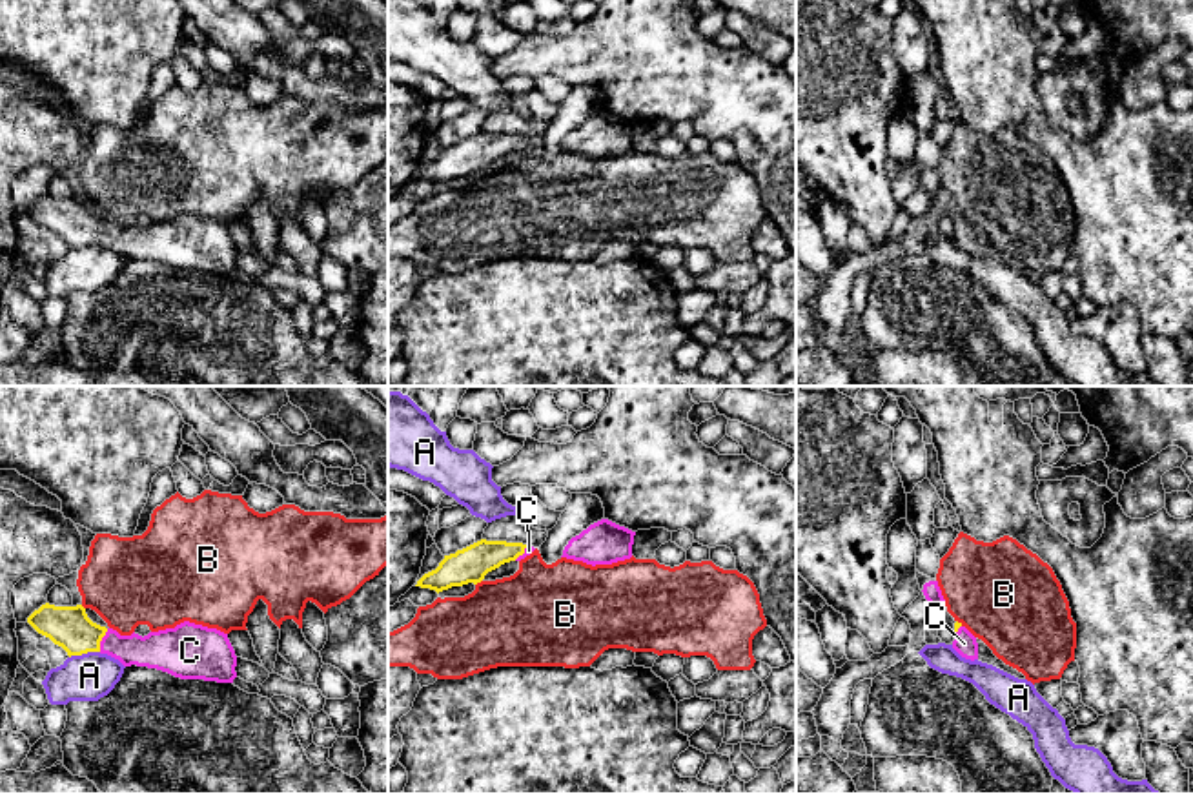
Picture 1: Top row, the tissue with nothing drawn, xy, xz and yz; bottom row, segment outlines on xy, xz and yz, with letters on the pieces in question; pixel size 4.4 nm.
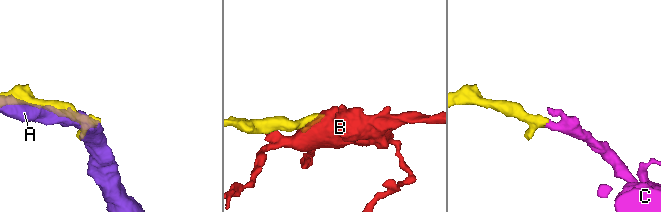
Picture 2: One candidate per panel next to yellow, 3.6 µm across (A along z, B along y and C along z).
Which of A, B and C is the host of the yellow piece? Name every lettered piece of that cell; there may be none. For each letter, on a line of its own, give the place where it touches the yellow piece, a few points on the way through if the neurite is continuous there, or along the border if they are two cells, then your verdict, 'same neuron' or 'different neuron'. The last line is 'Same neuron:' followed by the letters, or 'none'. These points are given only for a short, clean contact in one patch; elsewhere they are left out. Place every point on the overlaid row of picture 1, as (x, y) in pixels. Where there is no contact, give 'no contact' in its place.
A: meets yellow in xy at (84, 652); different neuron
B: meets yellow in xz at (478, 581); different neuron
C: meets yellow in xy at (101, 640); runs through xy (68, 627), (81, 636), (101, 640), (126, 649), (155, 651); same neuron
Same neuron: C

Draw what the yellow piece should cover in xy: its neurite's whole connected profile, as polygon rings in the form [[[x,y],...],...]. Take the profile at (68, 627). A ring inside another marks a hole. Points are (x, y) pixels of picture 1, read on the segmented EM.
[[[42,605],[27,623],[67,656],[100,652],[118,659],[124,667],[148,667],[180,679],[233,683],[237,656],[228,634],[184,621],[175,628],[148,636],[120,636],[113,628],[93,623],[82,605]]]

